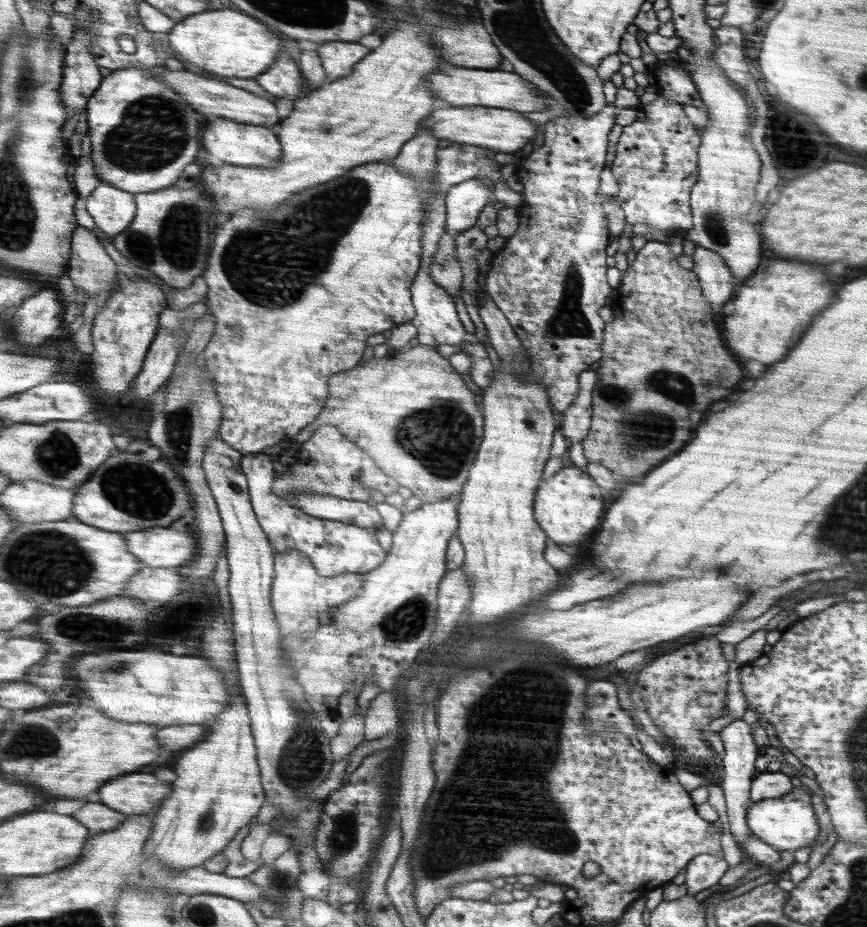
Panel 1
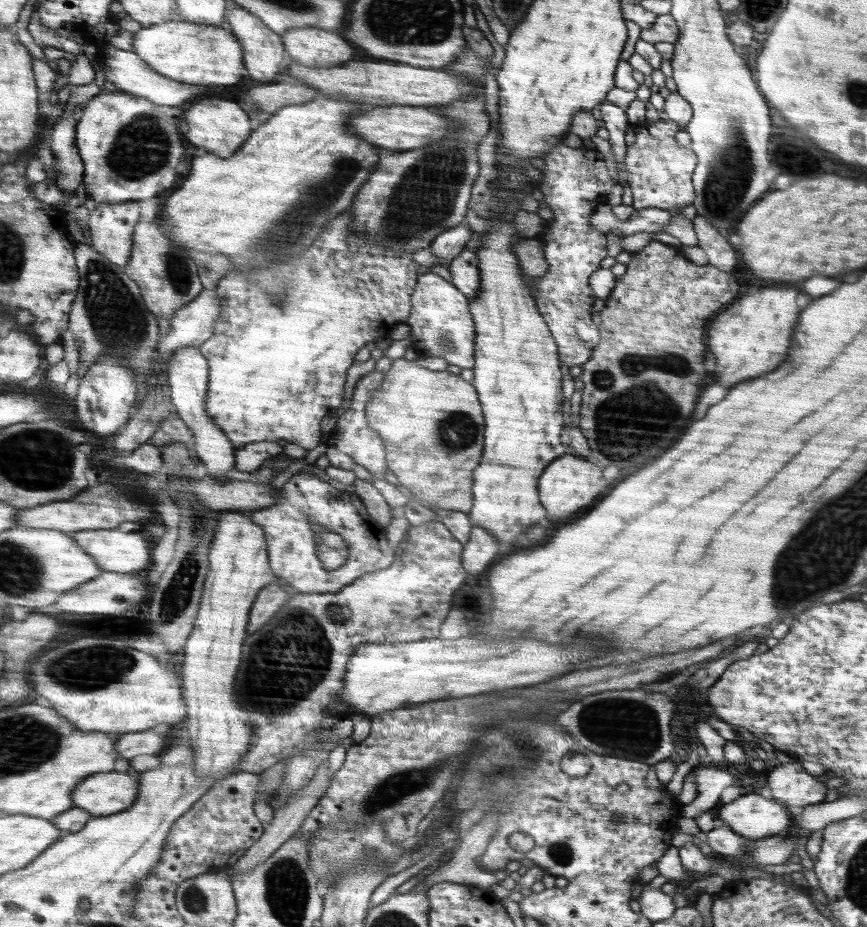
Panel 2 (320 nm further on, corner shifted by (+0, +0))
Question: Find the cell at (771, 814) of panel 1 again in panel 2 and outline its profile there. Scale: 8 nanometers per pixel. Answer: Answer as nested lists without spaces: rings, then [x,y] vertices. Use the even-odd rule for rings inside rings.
[[[744,794],[730,804],[718,808],[719,824],[726,824],[736,834],[749,839],[761,840],[772,836],[790,824],[785,804],[768,800],[760,794]]]

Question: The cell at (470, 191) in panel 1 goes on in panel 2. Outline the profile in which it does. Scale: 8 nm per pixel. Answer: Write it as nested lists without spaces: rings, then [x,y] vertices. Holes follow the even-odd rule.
[[[464,220],[458,226],[445,230],[432,241],[430,245],[432,254],[438,257],[440,261],[451,263],[456,256],[462,253],[466,242],[473,238],[474,234],[468,223]]]

